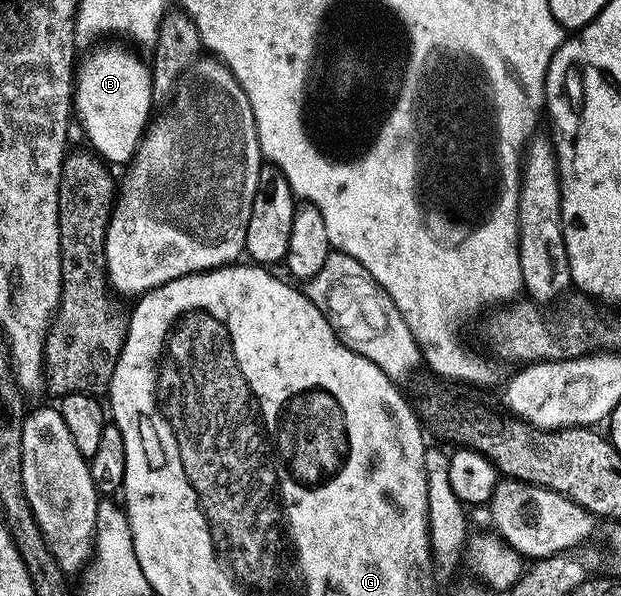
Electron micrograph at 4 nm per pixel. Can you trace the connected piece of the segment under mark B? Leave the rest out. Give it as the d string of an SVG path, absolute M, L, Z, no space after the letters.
M100 46L96 47L98 50L82 66L80 63L76 71L73 92L75 118L76 121L81 121L85 136L94 146L92 149L98 158L109 164L114 164L113 162L128 164L133 161L133 155L136 154L141 139L145 137L151 115L154 113L153 75L150 67L146 63L144 66L131 51L124 50L121 46Z

